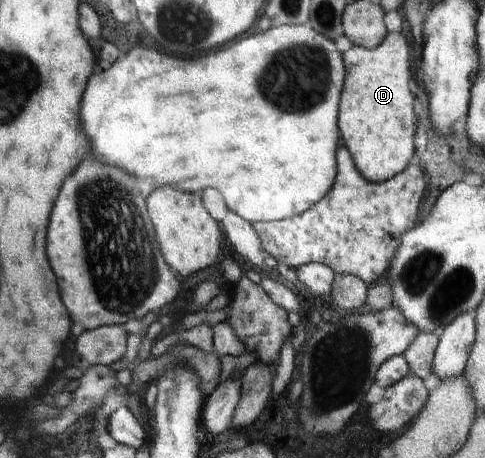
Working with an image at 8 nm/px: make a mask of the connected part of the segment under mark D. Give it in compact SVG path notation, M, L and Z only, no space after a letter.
M390 33L376 49L369 50L364 46L353 46L344 52L344 61L348 61L348 85L344 85L344 105L340 105L340 129L344 129L344 143L352 153L356 153L356 161L360 161L360 173L368 177L368 181L386 181L392 175L406 169L414 155L414 123L416 113L412 105L410 93L410 63L408 63L407 38L400 34Z

